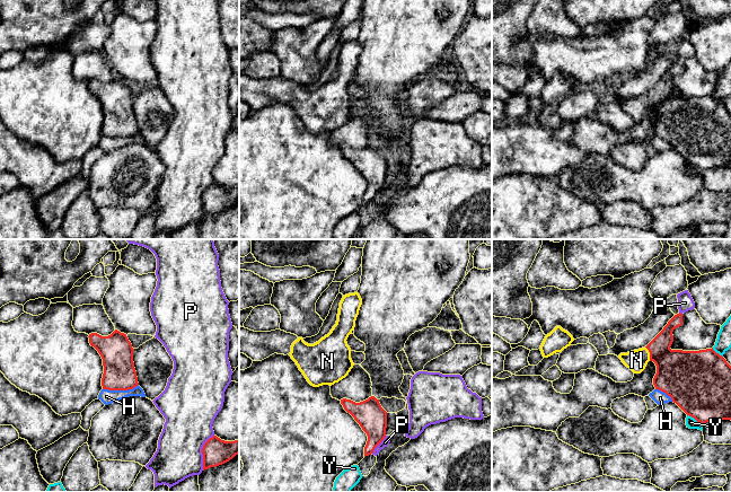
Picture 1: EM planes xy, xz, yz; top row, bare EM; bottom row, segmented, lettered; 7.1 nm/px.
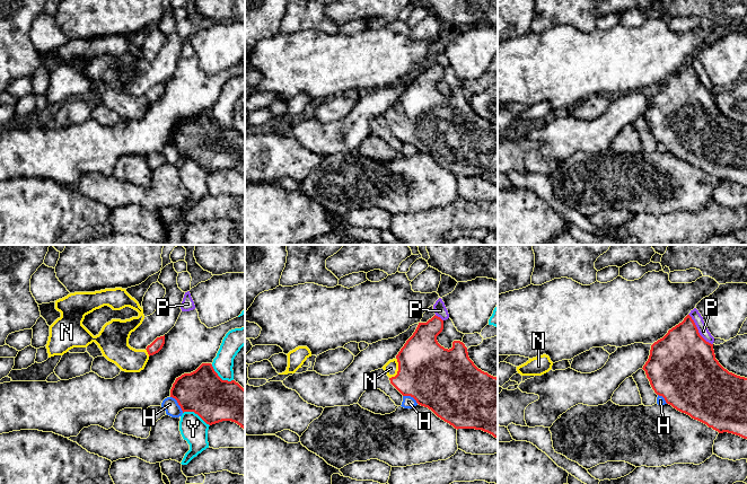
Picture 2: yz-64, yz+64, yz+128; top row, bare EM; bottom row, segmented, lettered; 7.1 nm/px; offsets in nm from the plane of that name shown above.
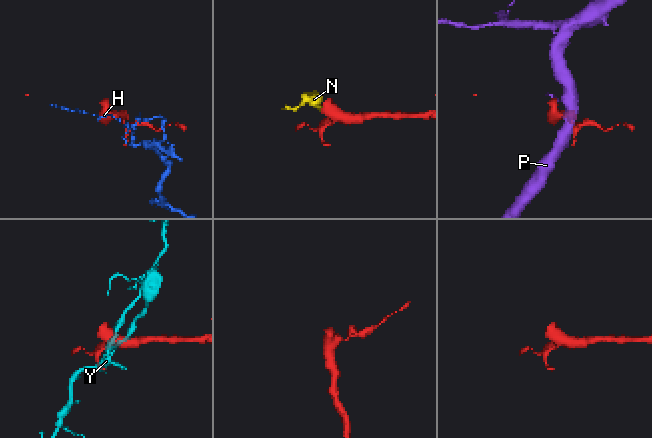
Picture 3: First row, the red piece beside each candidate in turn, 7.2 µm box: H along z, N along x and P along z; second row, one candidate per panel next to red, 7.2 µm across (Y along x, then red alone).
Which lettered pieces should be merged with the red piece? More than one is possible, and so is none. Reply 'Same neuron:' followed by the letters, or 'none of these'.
Same neuron: N

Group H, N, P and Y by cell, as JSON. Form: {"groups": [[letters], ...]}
{"groups": [["H"], ["N"], ["P"], ["Y"]]}

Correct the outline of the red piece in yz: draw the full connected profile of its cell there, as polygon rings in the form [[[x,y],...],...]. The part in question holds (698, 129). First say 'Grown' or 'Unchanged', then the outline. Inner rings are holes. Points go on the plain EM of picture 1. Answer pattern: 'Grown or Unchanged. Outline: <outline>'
Grown. Outline: [[[682,61],[675,62],[663,77],[645,94],[618,105],[634,121],[641,121],[649,108],[657,113],[653,125],[655,137],[671,144],[687,162],[701,172],[716,167],[731,167],[731,113],[713,95],[699,98],[671,97],[672,79],[682,72]]]

